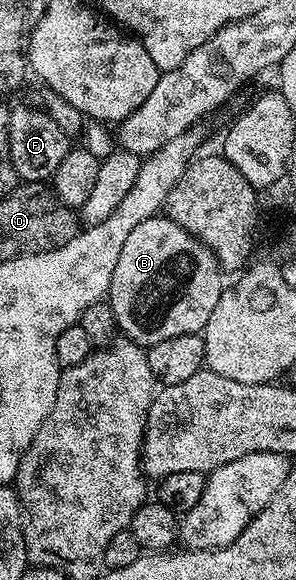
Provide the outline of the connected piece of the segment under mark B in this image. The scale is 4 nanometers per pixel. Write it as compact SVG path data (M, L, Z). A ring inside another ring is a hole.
M155 216L144 220L144 224L136 224L134 231L128 235L128 240L124 240L124 249L120 252L120 260L116 260L116 272L112 272L108 301L118 321L119 331L129 341L136 342L143 348L149 348L160 344L160 340L172 340L172 336L202 334L208 324L208 316L212 316L212 308L216 308L216 300L220 300L220 296L222 295L224 289L222 277L224 277L224 271L222 265L218 262L217 256L196 235L188 233L184 228L180 228L180 224L176 224L171 218Z

